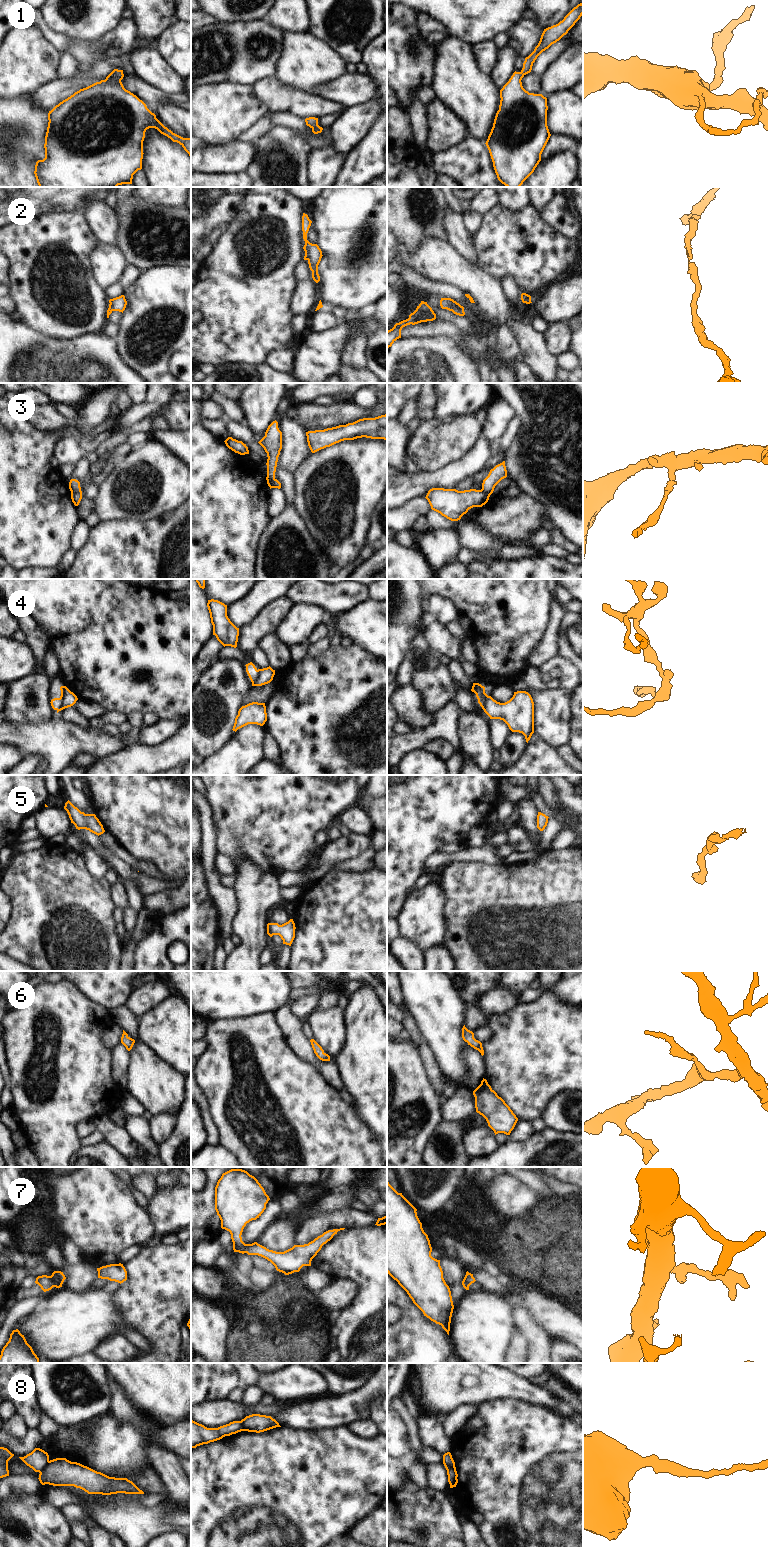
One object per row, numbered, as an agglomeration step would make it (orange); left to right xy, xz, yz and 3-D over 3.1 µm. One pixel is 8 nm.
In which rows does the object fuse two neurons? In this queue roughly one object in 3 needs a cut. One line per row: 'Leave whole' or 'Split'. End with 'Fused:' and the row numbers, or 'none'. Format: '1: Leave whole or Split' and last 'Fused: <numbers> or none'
1: Leave whole
2: Leave whole
3: Split
4: Split
5: Leave whole
6: Leave whole
7: Leave whole
8: Split
Fused: 3, 4, 8.

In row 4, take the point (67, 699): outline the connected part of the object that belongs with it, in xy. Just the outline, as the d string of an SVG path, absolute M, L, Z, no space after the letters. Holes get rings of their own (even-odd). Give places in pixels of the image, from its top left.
M61 686L61 696L60 696L60 709L57 713L65 708L73 706L78 700L77 696L71 692L66 686Z

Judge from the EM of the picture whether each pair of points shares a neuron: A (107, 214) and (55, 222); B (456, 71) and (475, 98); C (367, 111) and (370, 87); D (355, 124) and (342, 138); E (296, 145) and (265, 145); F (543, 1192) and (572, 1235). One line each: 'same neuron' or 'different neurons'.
A: different neurons
B: same neuron
C: different neurons
D: same neuron
E: same neuron
F: same neuron

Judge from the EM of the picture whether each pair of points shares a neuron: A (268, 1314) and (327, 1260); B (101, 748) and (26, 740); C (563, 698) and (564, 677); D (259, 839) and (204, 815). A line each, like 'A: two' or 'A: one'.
A: two
B: one
C: two
D: two

